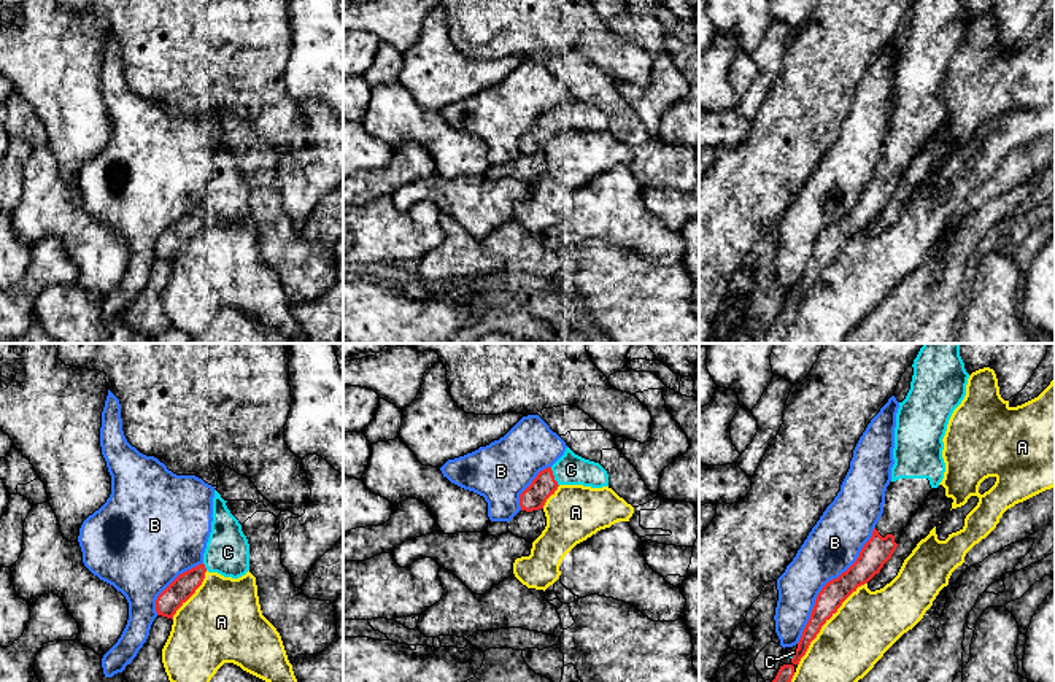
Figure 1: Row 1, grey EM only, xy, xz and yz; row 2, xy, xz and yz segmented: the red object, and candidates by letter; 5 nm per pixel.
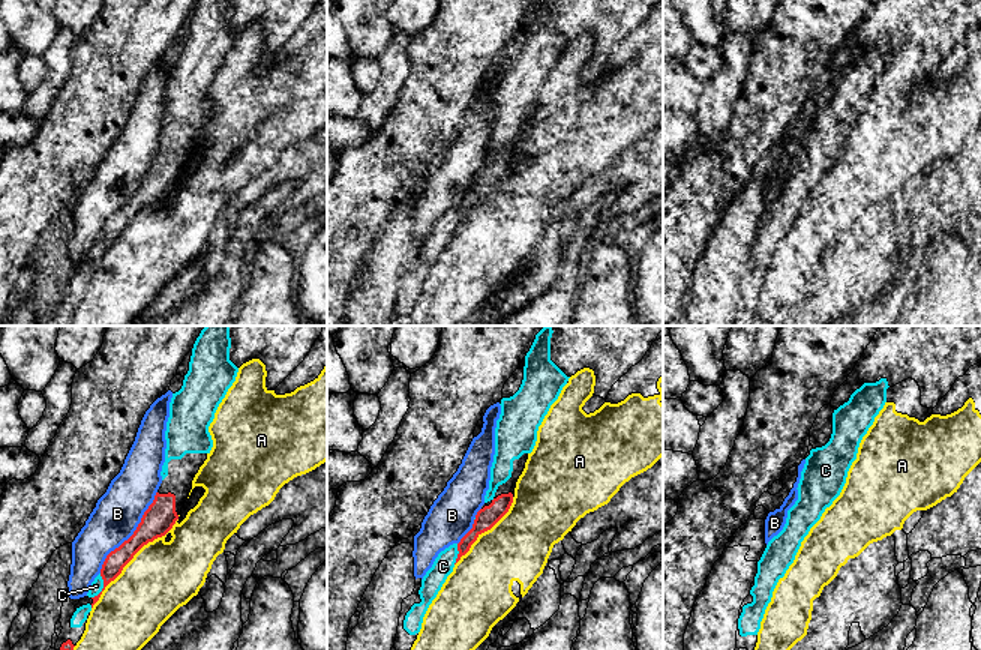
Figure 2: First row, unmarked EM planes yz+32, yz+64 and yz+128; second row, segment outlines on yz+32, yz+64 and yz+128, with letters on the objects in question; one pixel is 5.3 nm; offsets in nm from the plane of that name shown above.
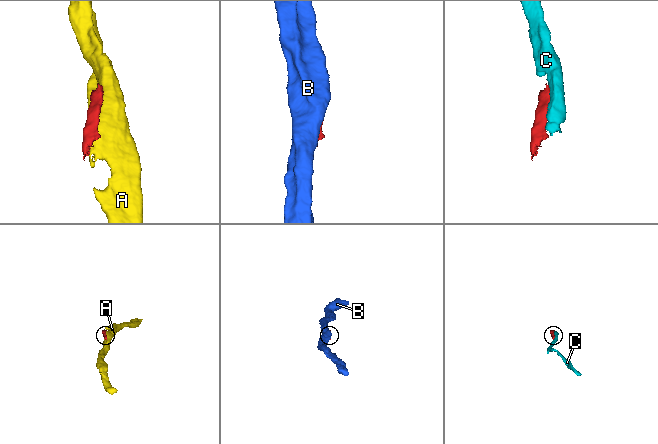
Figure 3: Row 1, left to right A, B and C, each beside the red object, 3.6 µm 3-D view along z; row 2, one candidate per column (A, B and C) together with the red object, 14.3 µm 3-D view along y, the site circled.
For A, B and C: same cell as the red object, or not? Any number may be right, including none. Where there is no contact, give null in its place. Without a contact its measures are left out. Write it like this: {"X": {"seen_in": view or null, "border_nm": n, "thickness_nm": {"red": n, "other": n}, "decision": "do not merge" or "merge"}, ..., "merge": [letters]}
{"A": {"seen_in": "yz", "border_nm": 550, "thickness_nm": {"red": 130, "other": 320}, "decision": "do not merge"}, "B": {"seen_in": "yz", "border_nm": 700, "thickness_nm": {"red": 140, "other": 280}, "decision": "do not merge"}, "C": {"seen_in": "xz", "border_nm": 100, "thickness_nm": {"red": 120, "other": 160}, "decision": "merge"}, "merge": ["C"]}

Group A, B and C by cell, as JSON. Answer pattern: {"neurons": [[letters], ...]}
{"neurons": [["A"], ["B"], ["C"]]}

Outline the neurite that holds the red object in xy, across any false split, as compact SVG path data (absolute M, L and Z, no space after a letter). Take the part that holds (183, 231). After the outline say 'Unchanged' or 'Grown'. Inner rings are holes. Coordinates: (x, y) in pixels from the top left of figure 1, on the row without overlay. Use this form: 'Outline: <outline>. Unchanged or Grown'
Outline: M214 134L211 176L203 207L180 218L156 243L157 259L173 264L176 254L195 237L205 216L238 223L249 215L249 188L242 169Z. Grown

